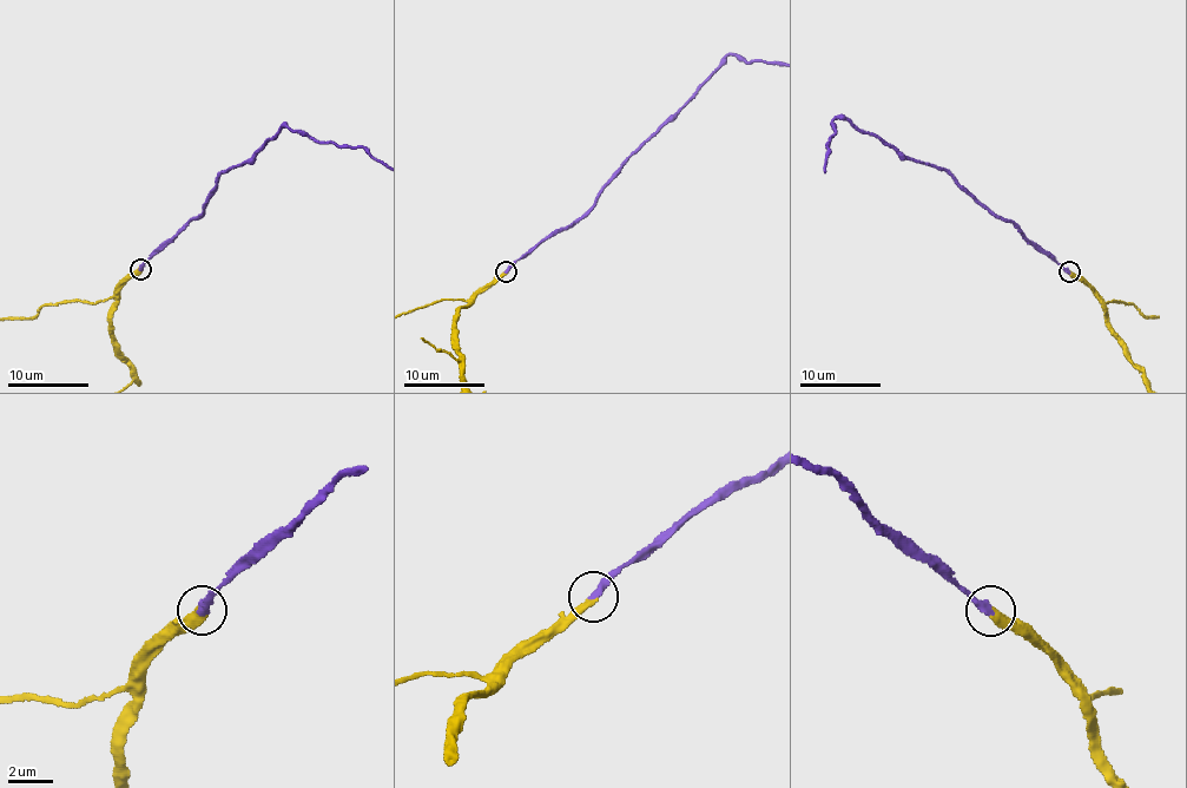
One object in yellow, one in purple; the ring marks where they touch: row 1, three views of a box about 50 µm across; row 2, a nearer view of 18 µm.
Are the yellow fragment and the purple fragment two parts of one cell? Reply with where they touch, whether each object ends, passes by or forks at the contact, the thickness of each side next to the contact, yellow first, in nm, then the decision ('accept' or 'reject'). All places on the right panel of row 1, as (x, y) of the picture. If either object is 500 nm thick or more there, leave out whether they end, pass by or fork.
(1069, 271) | yellow ends | purple ends | 380/360 nm | accept

